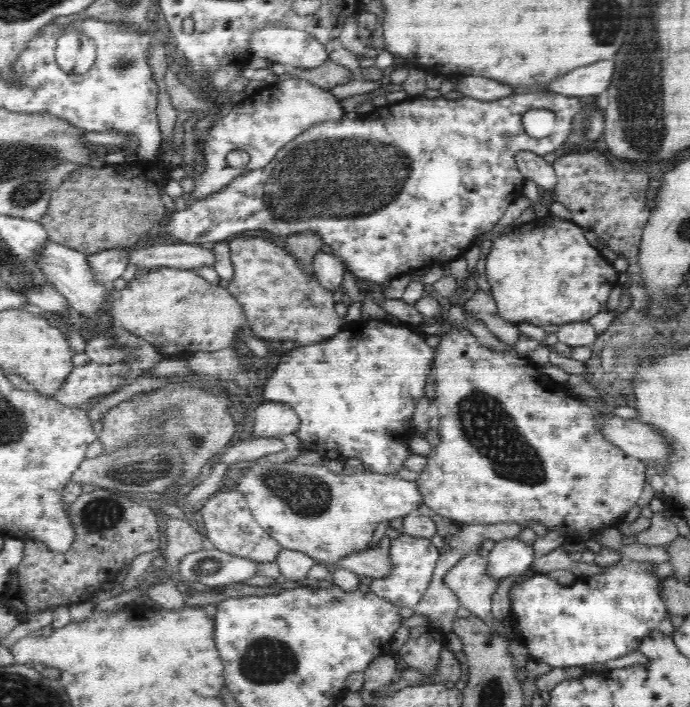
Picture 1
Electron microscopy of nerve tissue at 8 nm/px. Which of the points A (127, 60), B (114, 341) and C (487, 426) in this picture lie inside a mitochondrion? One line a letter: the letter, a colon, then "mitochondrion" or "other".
A: mitochondrion
B: mitochondrion
C: mitochondrion

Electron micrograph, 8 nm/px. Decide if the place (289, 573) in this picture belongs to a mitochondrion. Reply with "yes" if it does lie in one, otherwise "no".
no

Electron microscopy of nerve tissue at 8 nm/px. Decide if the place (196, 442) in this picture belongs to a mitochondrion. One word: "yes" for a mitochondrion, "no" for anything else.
yes

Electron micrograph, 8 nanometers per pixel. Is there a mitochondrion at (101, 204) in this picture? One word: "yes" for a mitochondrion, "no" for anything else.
no

